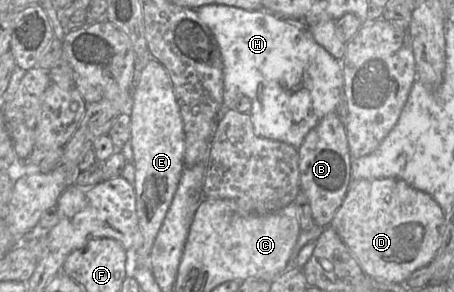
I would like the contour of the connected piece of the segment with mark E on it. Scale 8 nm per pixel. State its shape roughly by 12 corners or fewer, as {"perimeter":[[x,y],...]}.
{"perimeter":[[149,58],[132,91],[138,230],[126,273],[149,265],[185,167],[172,81]]}

